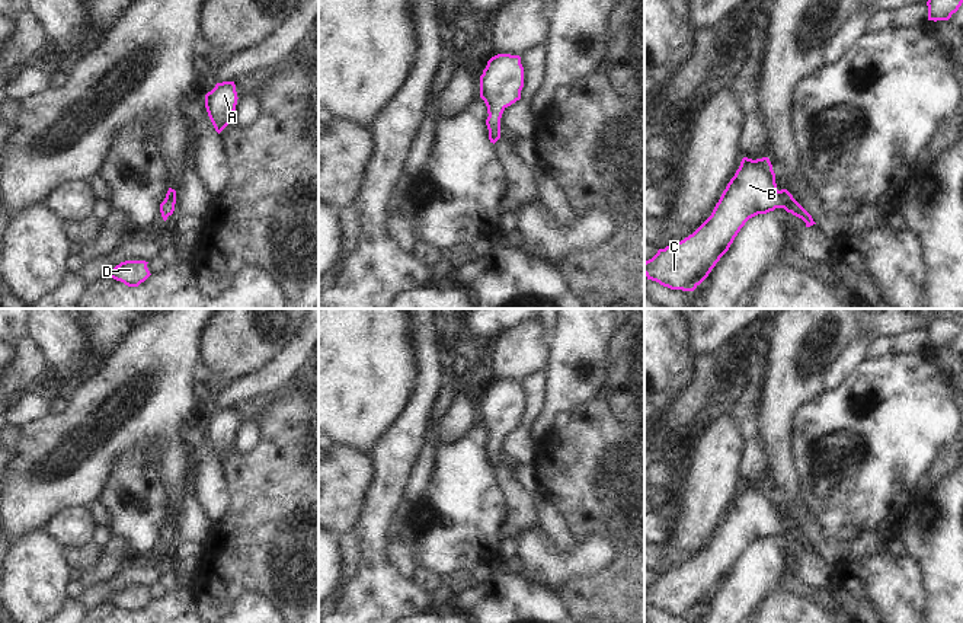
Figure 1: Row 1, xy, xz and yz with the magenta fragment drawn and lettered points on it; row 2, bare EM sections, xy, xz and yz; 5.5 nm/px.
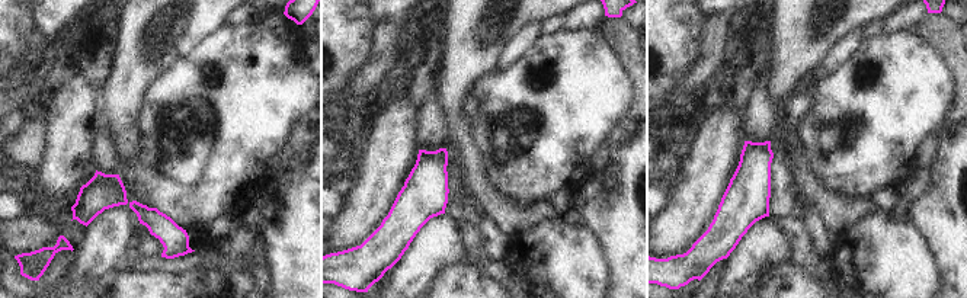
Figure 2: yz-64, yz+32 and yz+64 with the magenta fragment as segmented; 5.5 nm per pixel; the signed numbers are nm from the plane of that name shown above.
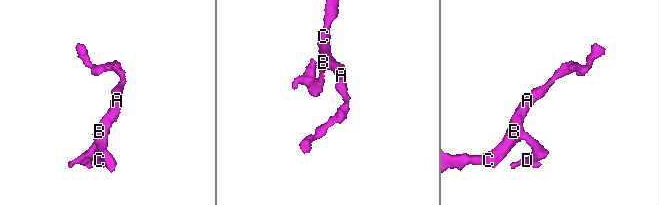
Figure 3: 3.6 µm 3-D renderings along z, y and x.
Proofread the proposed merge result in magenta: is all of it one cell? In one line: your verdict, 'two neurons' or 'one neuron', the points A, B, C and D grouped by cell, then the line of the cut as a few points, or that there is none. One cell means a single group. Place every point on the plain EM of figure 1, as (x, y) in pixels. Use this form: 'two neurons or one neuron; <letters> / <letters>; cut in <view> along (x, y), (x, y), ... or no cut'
one neuron; A B C D; no cut

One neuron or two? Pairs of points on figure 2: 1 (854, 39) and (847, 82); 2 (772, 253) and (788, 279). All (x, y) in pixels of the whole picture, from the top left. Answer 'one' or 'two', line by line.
1: two
2: two

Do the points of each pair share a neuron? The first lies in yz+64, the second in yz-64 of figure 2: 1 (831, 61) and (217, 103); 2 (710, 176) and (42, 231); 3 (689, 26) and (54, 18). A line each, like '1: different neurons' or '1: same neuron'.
1: different neurons
2: different neurons
3: different neurons

